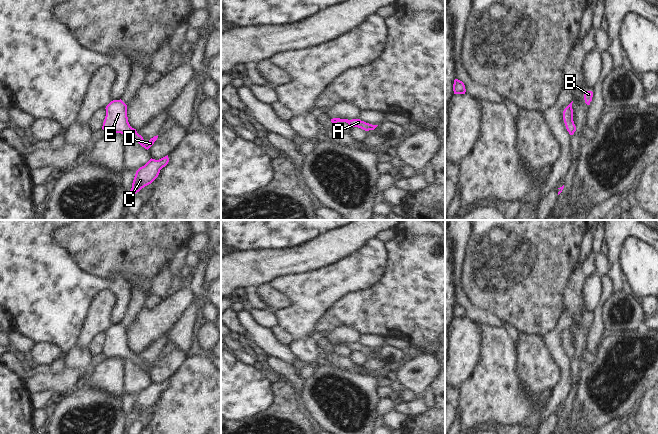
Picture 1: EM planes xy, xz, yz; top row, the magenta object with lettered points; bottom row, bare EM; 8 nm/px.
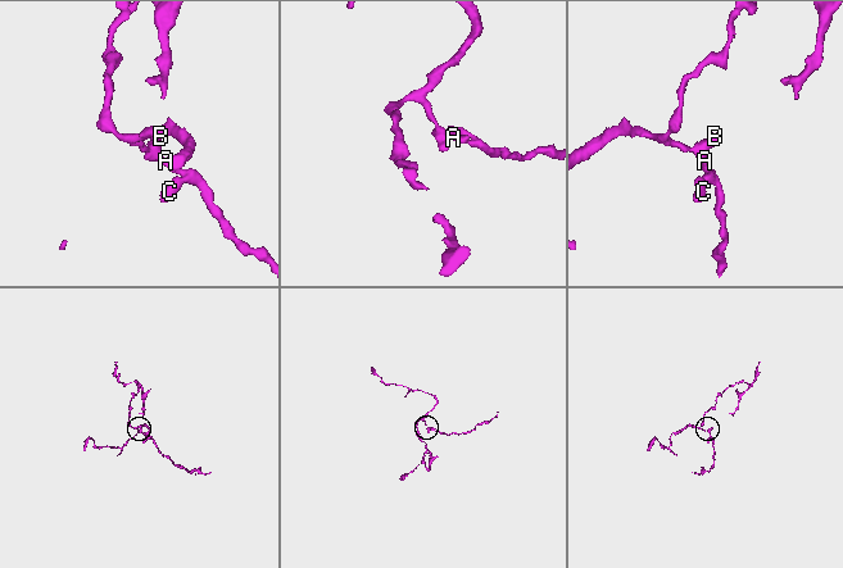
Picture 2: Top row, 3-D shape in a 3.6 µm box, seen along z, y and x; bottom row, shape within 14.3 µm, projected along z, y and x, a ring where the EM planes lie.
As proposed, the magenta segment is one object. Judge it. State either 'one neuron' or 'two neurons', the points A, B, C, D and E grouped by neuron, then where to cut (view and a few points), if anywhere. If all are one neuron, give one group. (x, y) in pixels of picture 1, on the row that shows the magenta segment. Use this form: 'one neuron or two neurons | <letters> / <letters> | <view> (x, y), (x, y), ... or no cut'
one neuron | A B C D E | no cut

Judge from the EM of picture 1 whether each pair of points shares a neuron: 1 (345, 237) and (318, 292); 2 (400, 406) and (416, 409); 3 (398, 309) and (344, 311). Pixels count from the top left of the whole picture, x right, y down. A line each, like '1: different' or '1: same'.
1: different
2: same
3: same

